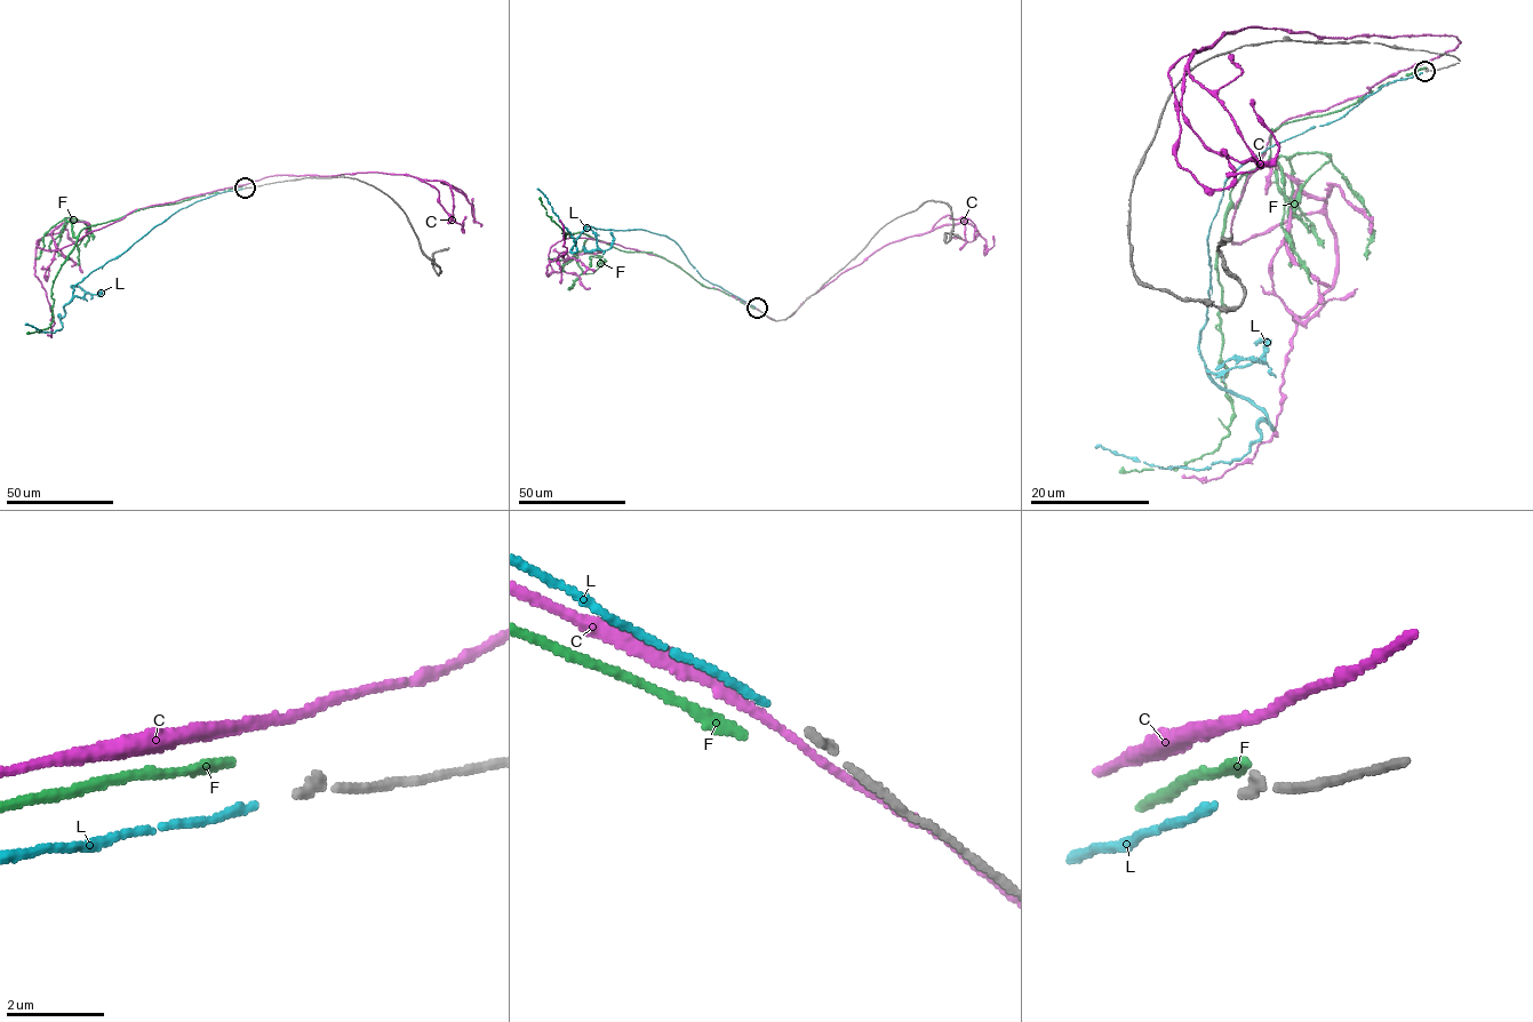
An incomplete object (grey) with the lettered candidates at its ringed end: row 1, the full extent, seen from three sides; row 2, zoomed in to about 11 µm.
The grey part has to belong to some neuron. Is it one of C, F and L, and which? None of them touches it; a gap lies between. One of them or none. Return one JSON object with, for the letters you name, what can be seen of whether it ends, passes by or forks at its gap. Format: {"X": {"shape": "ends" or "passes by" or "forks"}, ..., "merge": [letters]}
{"L": {"shape": "ends"}, "merge": ["L"]}

